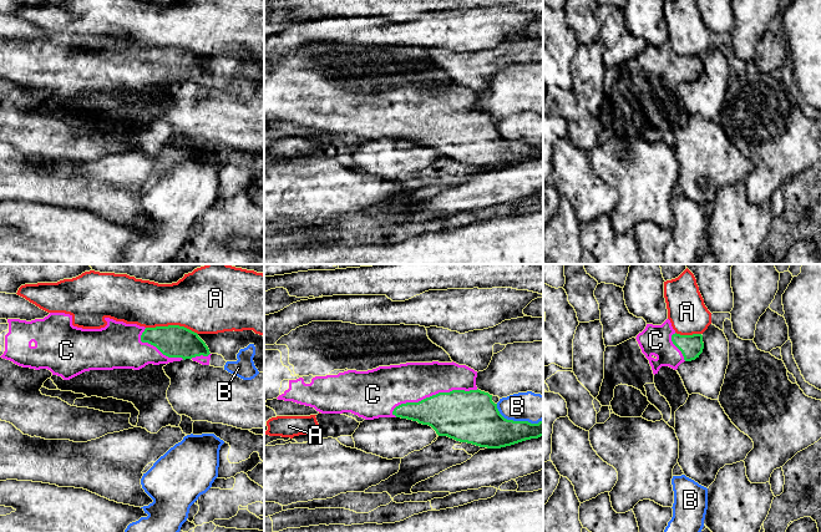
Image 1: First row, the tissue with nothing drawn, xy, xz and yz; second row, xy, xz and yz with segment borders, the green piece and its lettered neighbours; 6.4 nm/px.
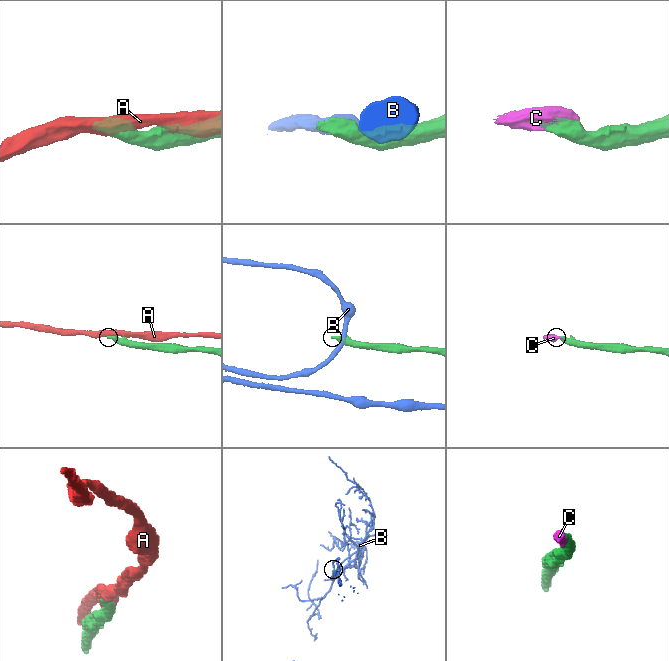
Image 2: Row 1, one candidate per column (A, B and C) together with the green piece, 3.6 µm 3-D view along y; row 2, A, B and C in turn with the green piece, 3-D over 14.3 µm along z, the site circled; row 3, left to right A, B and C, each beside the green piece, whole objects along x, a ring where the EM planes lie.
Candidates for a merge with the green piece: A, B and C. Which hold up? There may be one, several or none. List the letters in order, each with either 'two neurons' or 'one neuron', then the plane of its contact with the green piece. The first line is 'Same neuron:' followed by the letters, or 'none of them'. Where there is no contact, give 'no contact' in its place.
Same neuron: C
A: two neurons | xy
B: two neurons | xz
C: one neuron | xz

